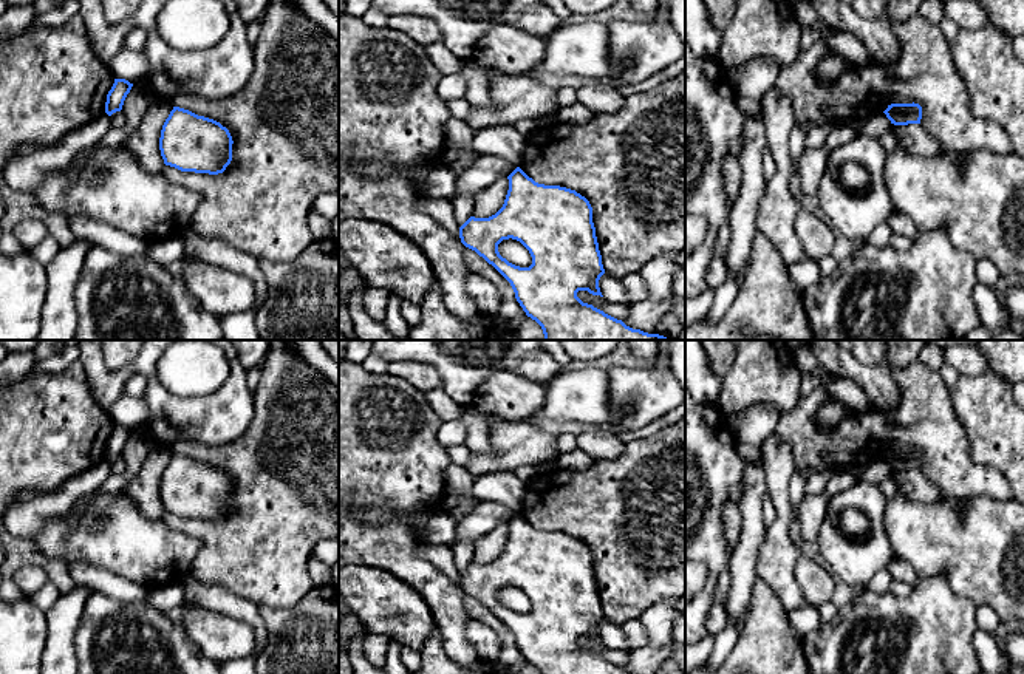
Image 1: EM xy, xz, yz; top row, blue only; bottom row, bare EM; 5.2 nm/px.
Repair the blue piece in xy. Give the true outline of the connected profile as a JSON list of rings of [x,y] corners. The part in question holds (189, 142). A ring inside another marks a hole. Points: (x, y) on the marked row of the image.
[[[173,107],[166,119],[159,150],[166,165],[181,172],[218,175],[232,161],[232,136],[220,122]]]

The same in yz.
[[[891,104],[883,111],[894,125],[920,124],[922,107],[919,104]]]

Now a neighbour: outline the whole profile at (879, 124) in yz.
[[[885,113],[872,116],[863,127],[865,136],[879,139],[883,133],[891,131],[893,124]]]

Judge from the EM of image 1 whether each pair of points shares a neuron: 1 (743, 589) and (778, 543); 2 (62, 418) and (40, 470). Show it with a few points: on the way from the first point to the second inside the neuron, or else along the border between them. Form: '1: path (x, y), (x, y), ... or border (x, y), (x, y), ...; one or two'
1: border (764, 537), (758, 549), (757, 577); two
2: path (50, 430), (40, 439), (40, 458); one

